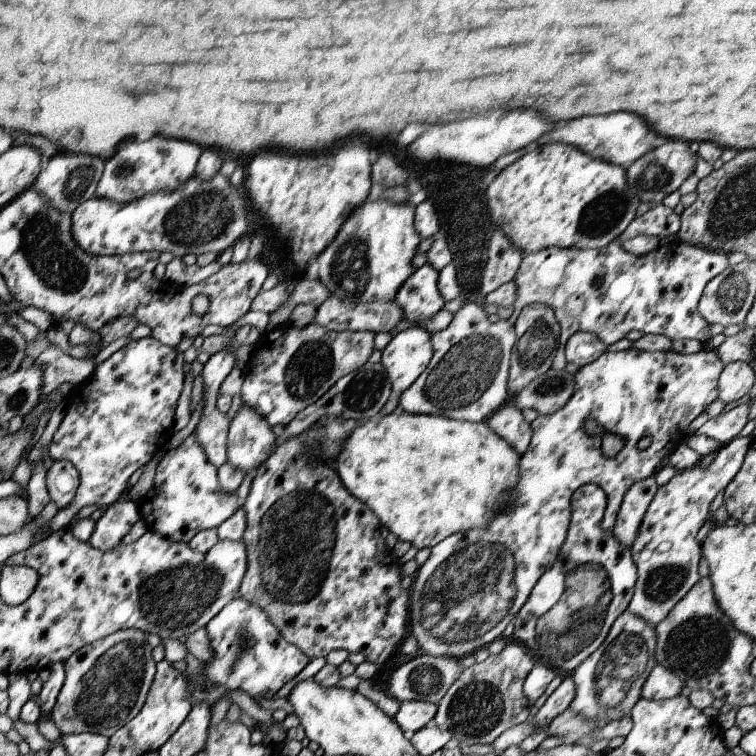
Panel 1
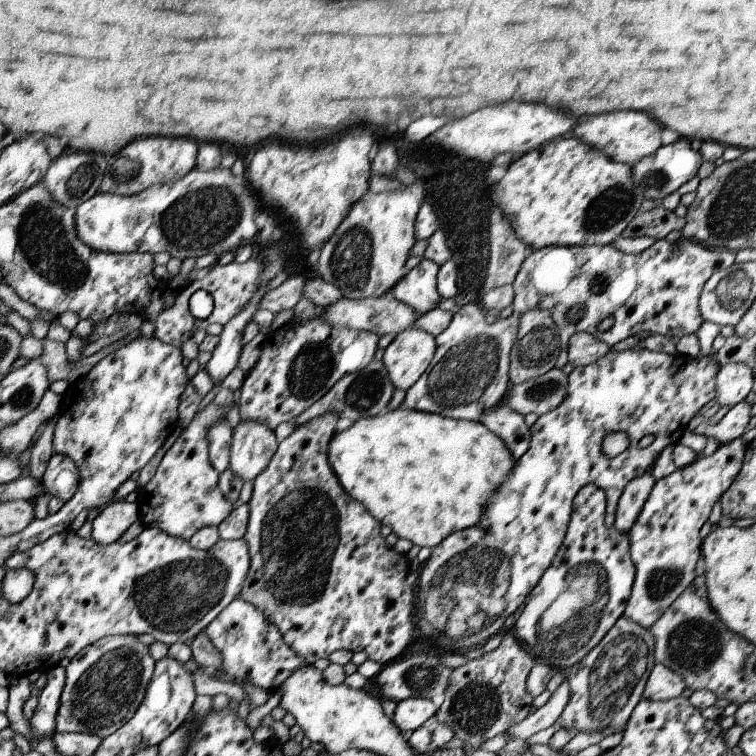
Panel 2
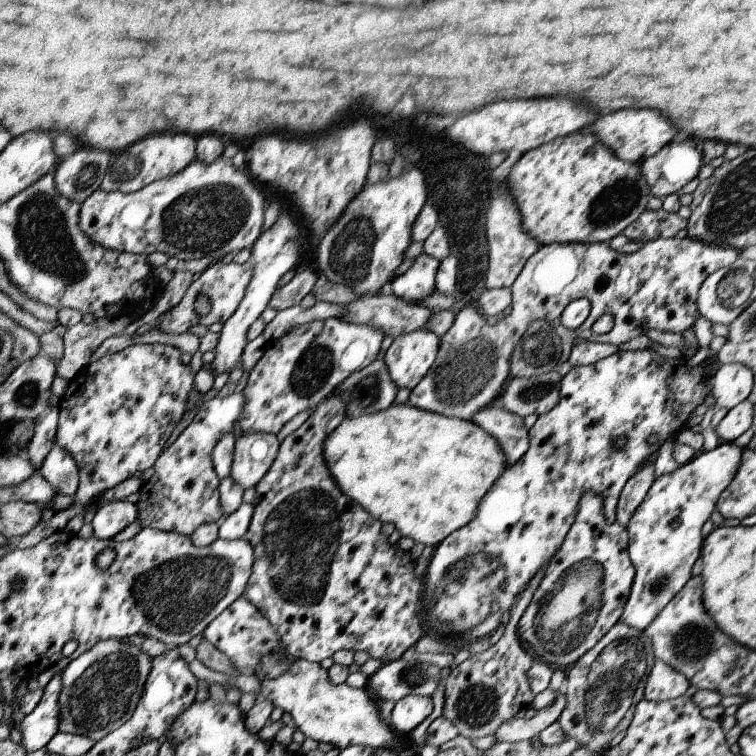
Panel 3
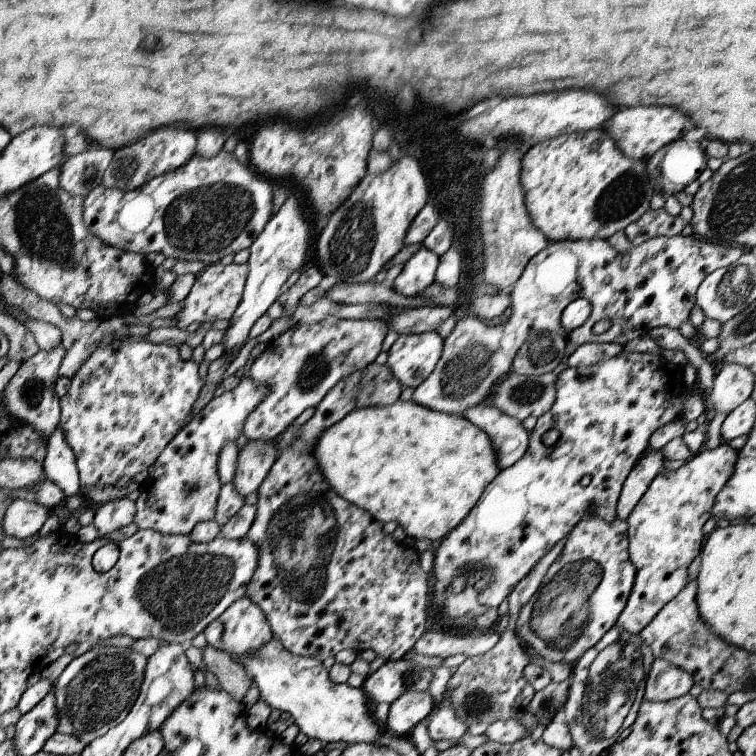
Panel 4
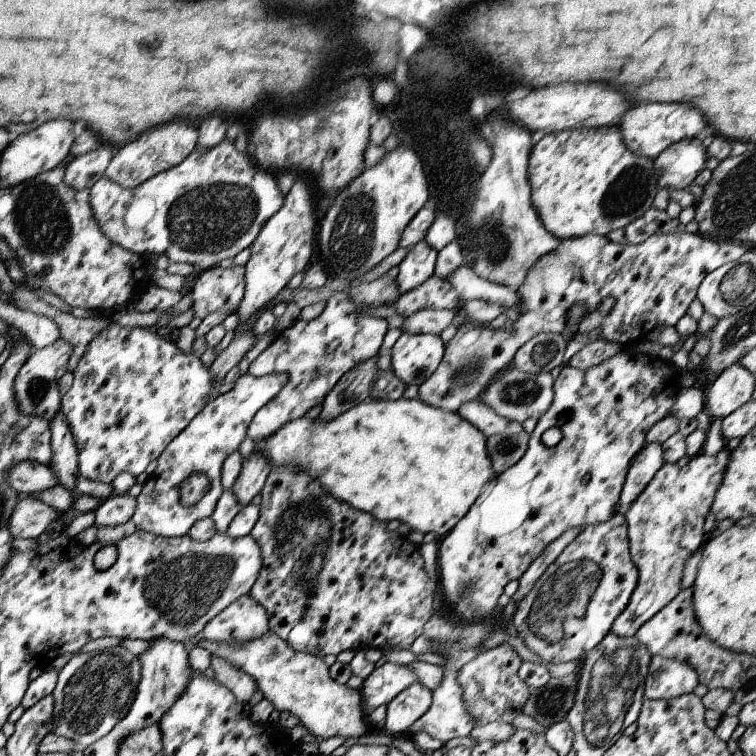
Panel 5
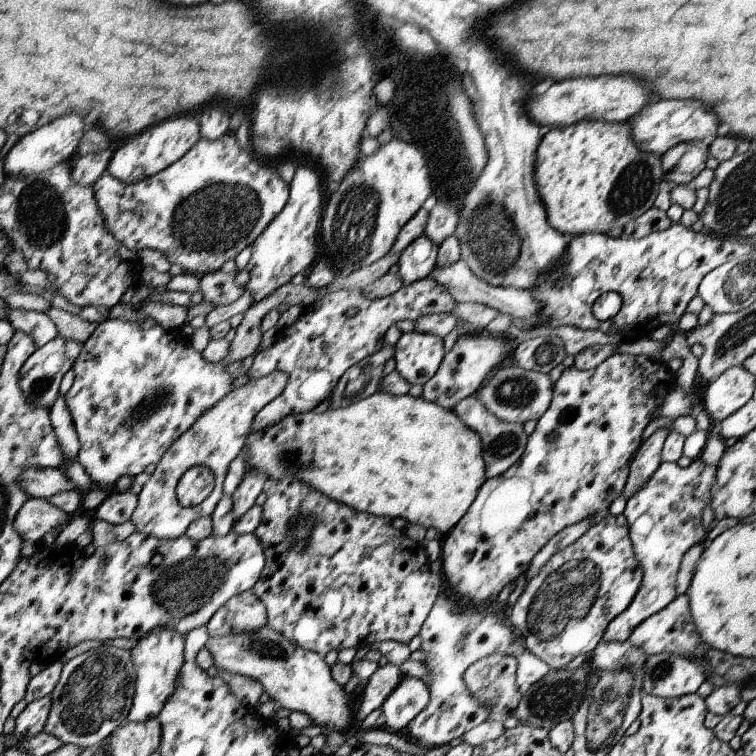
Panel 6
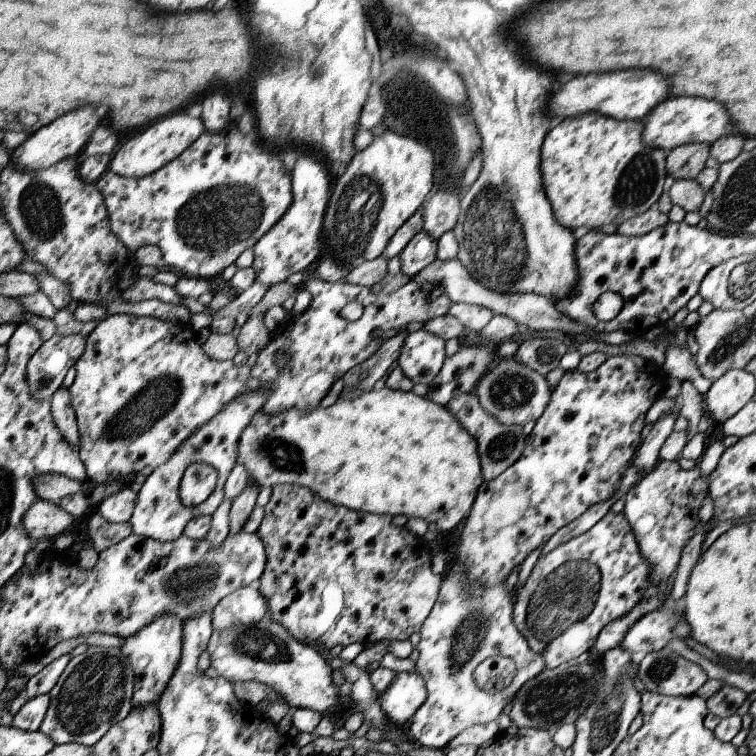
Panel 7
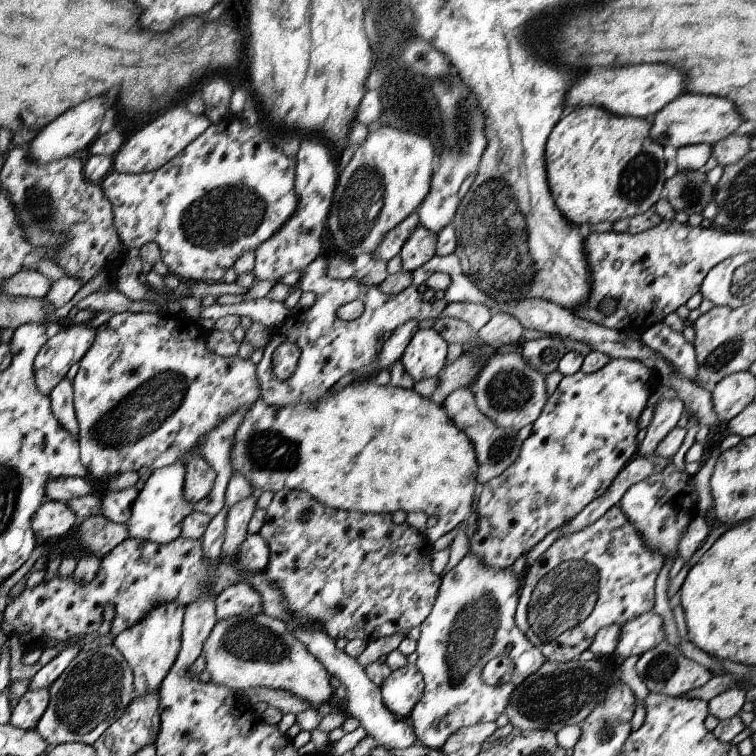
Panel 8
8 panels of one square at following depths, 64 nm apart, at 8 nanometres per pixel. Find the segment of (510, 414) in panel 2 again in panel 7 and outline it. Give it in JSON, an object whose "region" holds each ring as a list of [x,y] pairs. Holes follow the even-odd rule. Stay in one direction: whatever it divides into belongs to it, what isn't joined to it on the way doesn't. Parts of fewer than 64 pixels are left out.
{"region":[[[474,392],[452,398],[448,402],[447,408],[454,414],[454,418],[464,426],[466,432],[476,439],[484,481],[494,480],[522,456],[527,437],[522,432],[522,426],[506,426],[498,422],[494,416],[488,414],[480,406],[479,398]]]}

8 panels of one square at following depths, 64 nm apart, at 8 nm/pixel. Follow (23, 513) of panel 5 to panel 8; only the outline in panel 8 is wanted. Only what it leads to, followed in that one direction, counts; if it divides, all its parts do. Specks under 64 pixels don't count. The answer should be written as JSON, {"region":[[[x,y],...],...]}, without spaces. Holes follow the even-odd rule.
{"region":[[[45,501],[33,517],[34,534],[47,542],[63,538],[64,534],[77,524],[77,514],[74,514],[64,501]]]}

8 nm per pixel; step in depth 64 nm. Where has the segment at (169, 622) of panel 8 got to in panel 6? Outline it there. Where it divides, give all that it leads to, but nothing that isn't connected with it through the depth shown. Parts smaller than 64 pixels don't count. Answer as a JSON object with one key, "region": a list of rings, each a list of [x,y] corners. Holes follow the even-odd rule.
{"region":[[[170,627],[158,628],[148,637],[137,640],[138,644],[132,648],[133,659],[137,668],[136,674],[136,696],[133,698],[133,706],[129,710],[128,720],[130,722],[146,722],[148,718],[157,718],[158,714],[165,708],[173,694],[181,685],[181,670],[185,666],[185,637],[178,634]]]}

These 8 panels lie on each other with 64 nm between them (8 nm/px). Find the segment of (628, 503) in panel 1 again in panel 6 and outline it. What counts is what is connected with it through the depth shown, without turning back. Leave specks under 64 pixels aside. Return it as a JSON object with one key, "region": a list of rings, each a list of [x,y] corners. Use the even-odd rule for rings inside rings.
{"region":[[[658,428],[650,438],[640,445],[629,463],[629,475],[623,488],[625,500],[634,496],[658,470],[662,464],[661,452],[664,441],[671,432],[671,428]]]}

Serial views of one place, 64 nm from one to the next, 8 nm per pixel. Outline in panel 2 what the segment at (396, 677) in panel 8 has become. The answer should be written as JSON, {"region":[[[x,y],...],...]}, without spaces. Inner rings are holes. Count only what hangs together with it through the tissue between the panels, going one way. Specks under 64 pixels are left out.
{"region":[[[407,698],[397,703],[393,722],[401,732],[418,730],[429,718],[434,719],[438,705],[427,698]]]}

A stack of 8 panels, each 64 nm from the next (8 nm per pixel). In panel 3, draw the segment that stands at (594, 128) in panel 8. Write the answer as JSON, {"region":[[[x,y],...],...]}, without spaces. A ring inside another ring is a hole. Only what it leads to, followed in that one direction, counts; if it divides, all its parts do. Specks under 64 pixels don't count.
{"region":[[[585,130],[555,138],[525,152],[505,179],[522,214],[522,230],[526,230],[540,246],[554,243],[610,243],[647,209],[646,204],[651,197],[648,184],[640,174],[640,164],[620,160],[608,146],[598,142],[594,134]]]}

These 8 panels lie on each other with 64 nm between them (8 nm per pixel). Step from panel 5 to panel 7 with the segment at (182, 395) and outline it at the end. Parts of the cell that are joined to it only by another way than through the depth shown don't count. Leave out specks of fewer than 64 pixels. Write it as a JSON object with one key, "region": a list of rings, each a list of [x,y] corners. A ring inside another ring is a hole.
{"region":[[[118,313],[108,315],[104,320],[97,323],[96,328],[87,336],[85,352],[81,354],[74,366],[76,376],[73,384],[69,387],[69,391],[70,404],[74,409],[79,430],[81,461],[84,463],[92,482],[100,484],[115,479],[124,481],[129,477],[133,478],[138,472],[148,471],[148,469],[153,470],[158,466],[165,465],[177,452],[178,448],[193,436],[194,430],[198,430],[198,426],[204,426],[206,422],[212,420],[218,414],[218,410],[222,410],[222,406],[228,406],[232,400],[236,400],[238,396],[242,396],[242,394],[249,391],[250,366],[236,366],[232,359],[219,361],[208,358],[203,346],[198,344],[198,334],[196,333],[188,321],[174,324],[174,322],[166,322],[166,320],[158,320],[158,318]]]}

